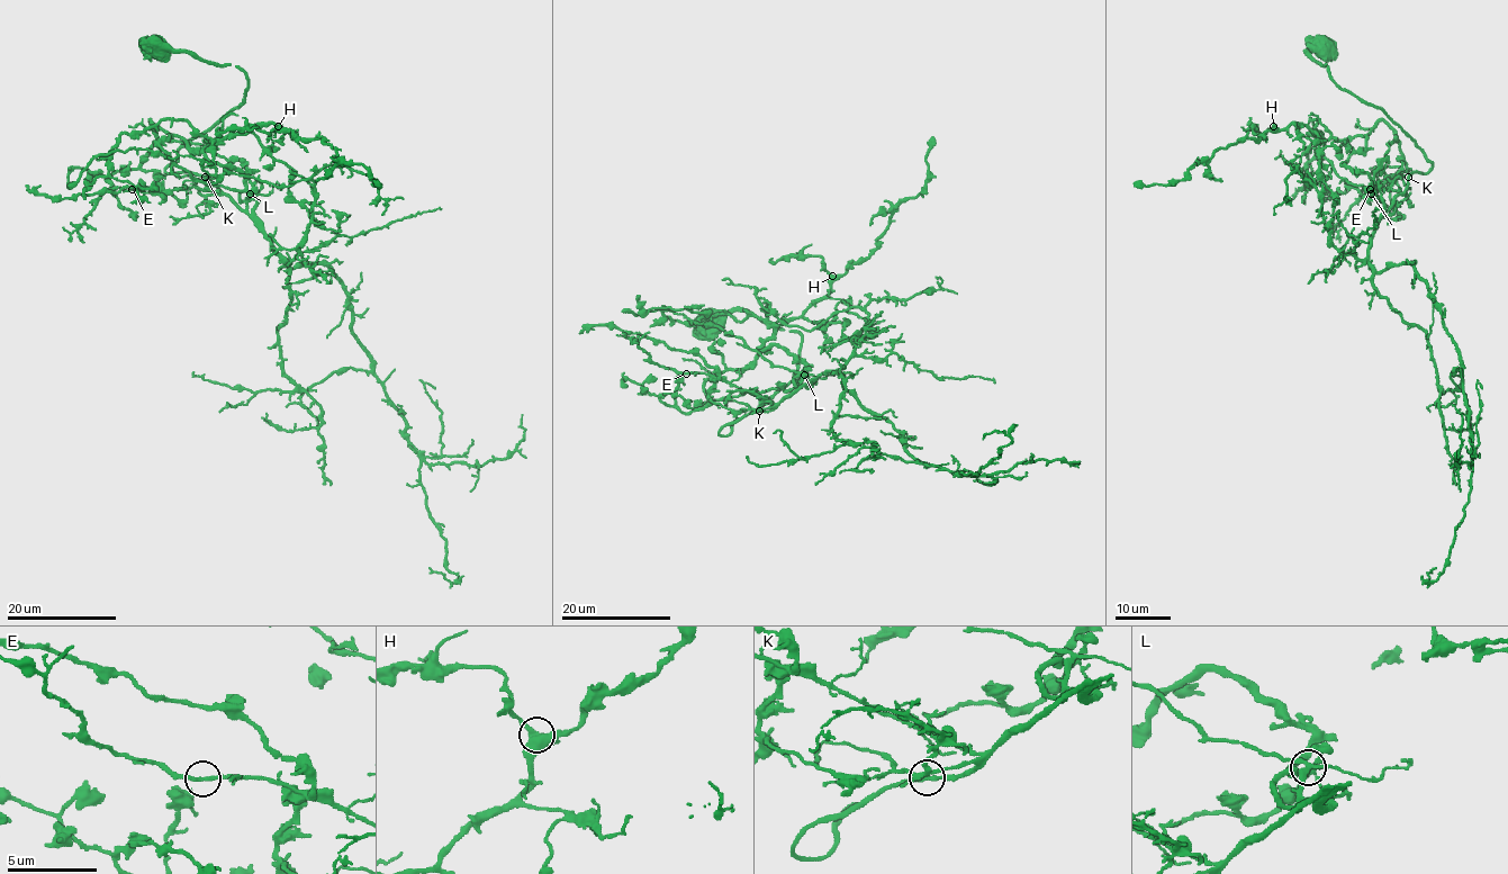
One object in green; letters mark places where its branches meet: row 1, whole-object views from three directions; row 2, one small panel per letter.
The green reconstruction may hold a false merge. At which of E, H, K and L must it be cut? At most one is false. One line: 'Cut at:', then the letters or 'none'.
Cut at: none

